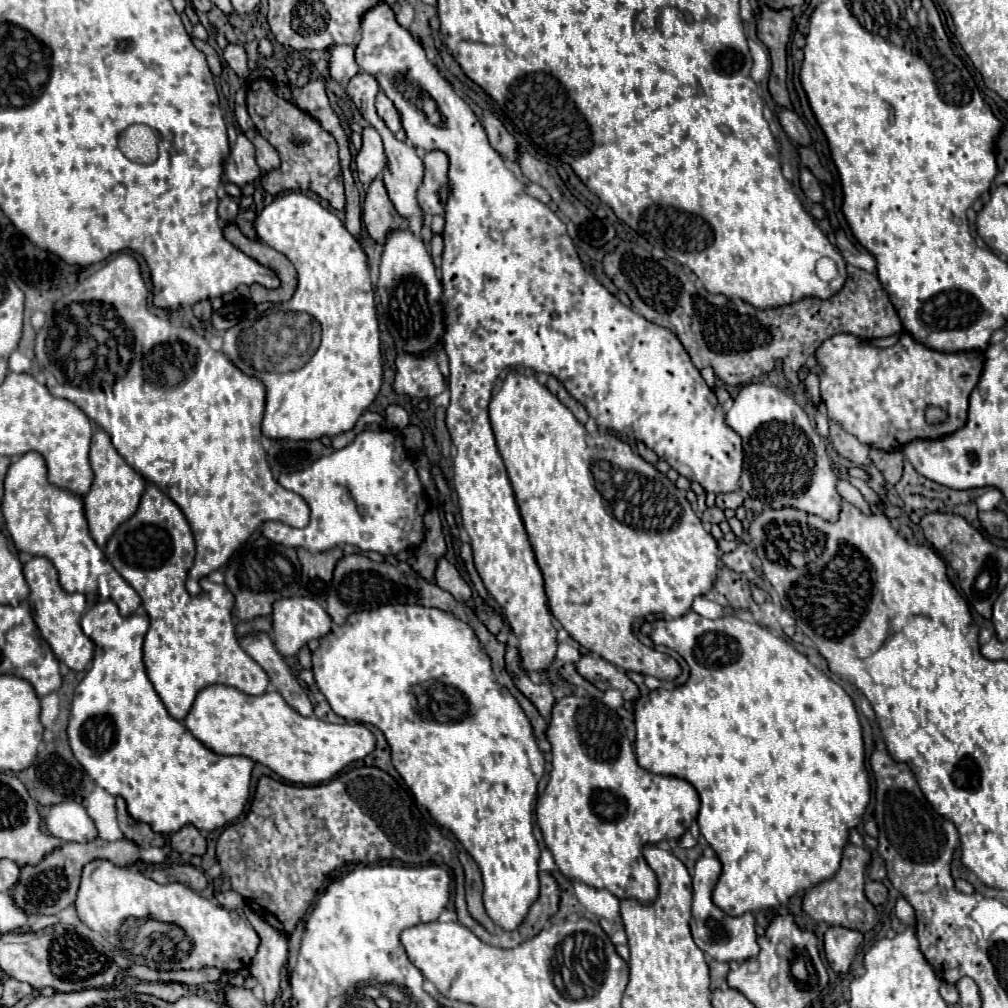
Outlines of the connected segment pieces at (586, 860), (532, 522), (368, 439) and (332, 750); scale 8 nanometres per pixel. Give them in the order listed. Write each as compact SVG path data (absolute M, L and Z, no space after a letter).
M570 694L556 700L546 738L552 746L552 770L544 792L538 796L536 822L556 866L566 878L580 880L594 888L606 888L616 898L652 902L658 894L658 882L642 858L642 848L648 842L676 840L688 830L700 808L694 786L676 776L654 776L638 766L620 716L612 708L602 708L600 702L590 696Z
M508 372L502 388L490 400L490 422L492 422L492 430L494 430L494 436L496 436L498 452L504 460L510 484L514 488L516 504L520 508L520 516L522 516L524 528L528 532L528 540L530 540L532 550L536 554L536 562L538 562L538 566L544 574L548 606L550 606L550 612L554 614L554 618L564 626L564 630L578 644L582 644L586 650L602 656L604 660L616 664L618 668L624 668L626 672L638 672L638 674L644 674L644 676L654 676L654 678L660 678L660 680L674 680L680 674L678 662L670 654L656 652L654 648L643 645L633 634L632 624L637 618L656 614L656 612L670 614L670 616L682 616L690 610L692 600L696 596L706 594L712 588L716 568L718 568L718 544L712 538L712 534L708 534L702 528L702 522L698 520L698 516L694 514L690 502L686 500L686 492L678 490L676 484L672 484L664 474L660 474L642 456L634 454L632 448L626 442L622 442L620 438L616 438L614 434L594 438L584 428L584 424L580 424L574 418L574 414L546 386L538 384L538 380L534 376Z
M391 430L362 432L346 448L321 457L306 470L278 476L278 482L306 498L306 504L312 508L312 520L306 528L290 528L277 521L264 522L262 534L278 546L278 552L284 556L287 548L324 552L338 544L353 544L364 552L398 554L424 540L422 512L418 512L418 502L424 496L422 484L404 450L402 436Z
M212 684L198 692L184 726L216 754L240 754L268 766L292 784L320 784L334 778L350 762L368 756L376 740L364 724L330 724L294 712L278 692L248 696L232 686Z

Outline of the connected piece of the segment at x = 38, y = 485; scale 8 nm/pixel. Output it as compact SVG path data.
M26 452L10 464L4 478L2 516L16 550L48 558L56 566L60 586L66 592L97 592L100 599L116 602L122 616L130 616L140 606L136 590L108 564L104 552L90 538L82 498L46 480L46 464L40 454Z

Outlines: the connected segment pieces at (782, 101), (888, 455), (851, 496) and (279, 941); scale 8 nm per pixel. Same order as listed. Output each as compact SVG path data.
M760 4L760 14L756 14L756 34L770 50L772 72L768 80L770 96L776 104L792 108L788 90L786 90L786 44L790 38L792 10L772 10L766 4Z
M870 448L870 458L872 464L882 472L882 476L890 482L896 484L902 478L902 450L878 450L878 448Z
M840 480L840 482L838 482L838 492L840 492L840 496L842 496L844 500L852 502L854 506L860 506L860 510L864 510L864 514L870 514L870 512L872 512L872 508L868 506L868 502L862 498L860 490L854 488L854 486L850 486L850 482Z
M248 906L244 908L244 912L248 916L248 922L260 936L258 952L250 964L250 974L262 984L264 998L268 1004L272 1004L280 990L280 972L286 964L288 942L286 942L286 936L282 936L266 920L256 916Z

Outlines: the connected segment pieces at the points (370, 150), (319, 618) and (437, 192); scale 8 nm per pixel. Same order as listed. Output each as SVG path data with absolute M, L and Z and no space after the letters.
M372 126L362 130L362 148L356 152L354 158L358 166L358 178L362 184L370 184L376 176L380 176L386 158L380 134Z
M282 598L274 604L272 640L282 656L294 656L308 640L328 634L330 626L330 616L312 598Z
M442 150L426 152L424 168L424 178L416 194L418 204L426 216L444 214L446 200L452 194L448 184L448 156Z

